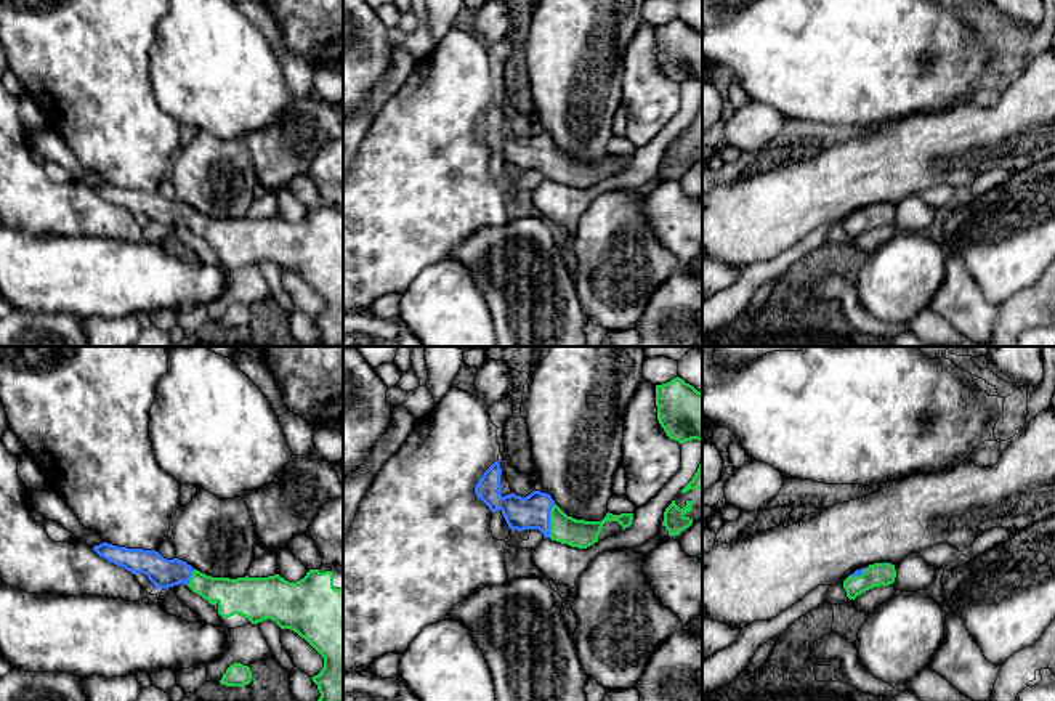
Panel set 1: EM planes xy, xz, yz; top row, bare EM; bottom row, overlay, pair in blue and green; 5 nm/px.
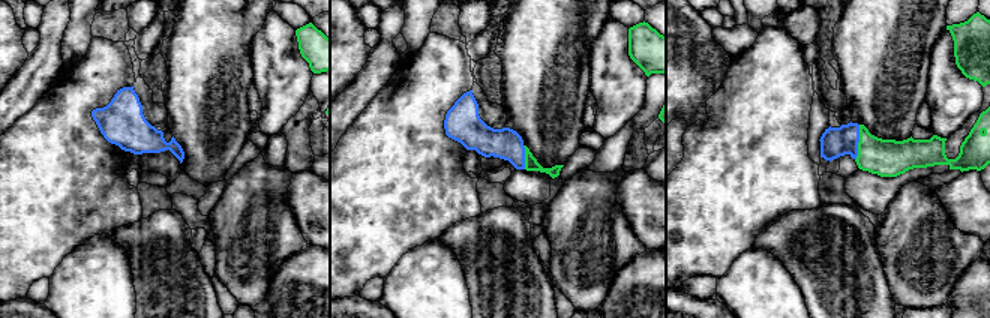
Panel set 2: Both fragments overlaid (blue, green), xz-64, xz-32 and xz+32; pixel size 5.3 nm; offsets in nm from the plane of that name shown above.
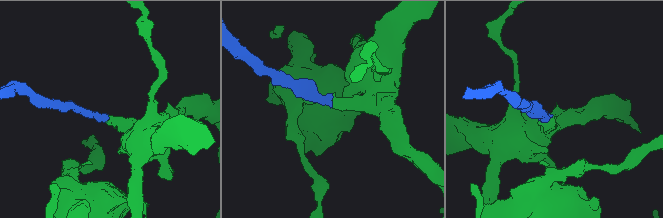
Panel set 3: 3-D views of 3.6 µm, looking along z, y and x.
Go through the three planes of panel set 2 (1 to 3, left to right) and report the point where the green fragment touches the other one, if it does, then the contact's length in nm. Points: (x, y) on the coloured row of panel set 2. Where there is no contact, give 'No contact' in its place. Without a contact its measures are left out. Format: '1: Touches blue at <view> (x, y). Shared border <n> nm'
1: No contact
2: Touches blue at xz-32 (524, 158). Shared border 130 nm
3: Touches blue at xz+32 (858, 141). Shared border 190 nm

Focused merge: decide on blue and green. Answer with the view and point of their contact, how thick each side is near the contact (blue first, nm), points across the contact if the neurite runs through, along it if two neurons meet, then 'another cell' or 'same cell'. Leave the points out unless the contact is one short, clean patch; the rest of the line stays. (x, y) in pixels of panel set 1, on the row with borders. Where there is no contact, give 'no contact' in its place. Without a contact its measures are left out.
meets blue in xz at (549, 520); 180 nm thick on the blue side, 140 nm on the other; runs through xz (533, 512), (541, 512), (549, 520), (578, 533); same cell

